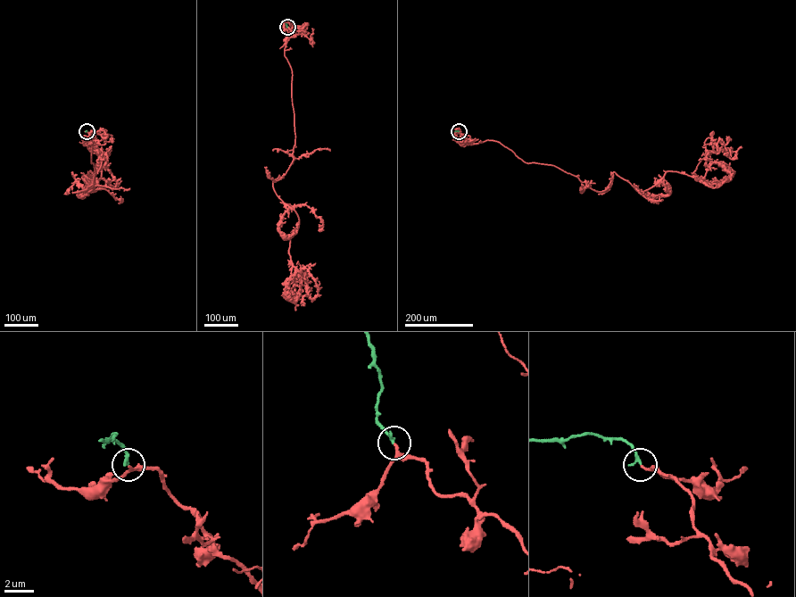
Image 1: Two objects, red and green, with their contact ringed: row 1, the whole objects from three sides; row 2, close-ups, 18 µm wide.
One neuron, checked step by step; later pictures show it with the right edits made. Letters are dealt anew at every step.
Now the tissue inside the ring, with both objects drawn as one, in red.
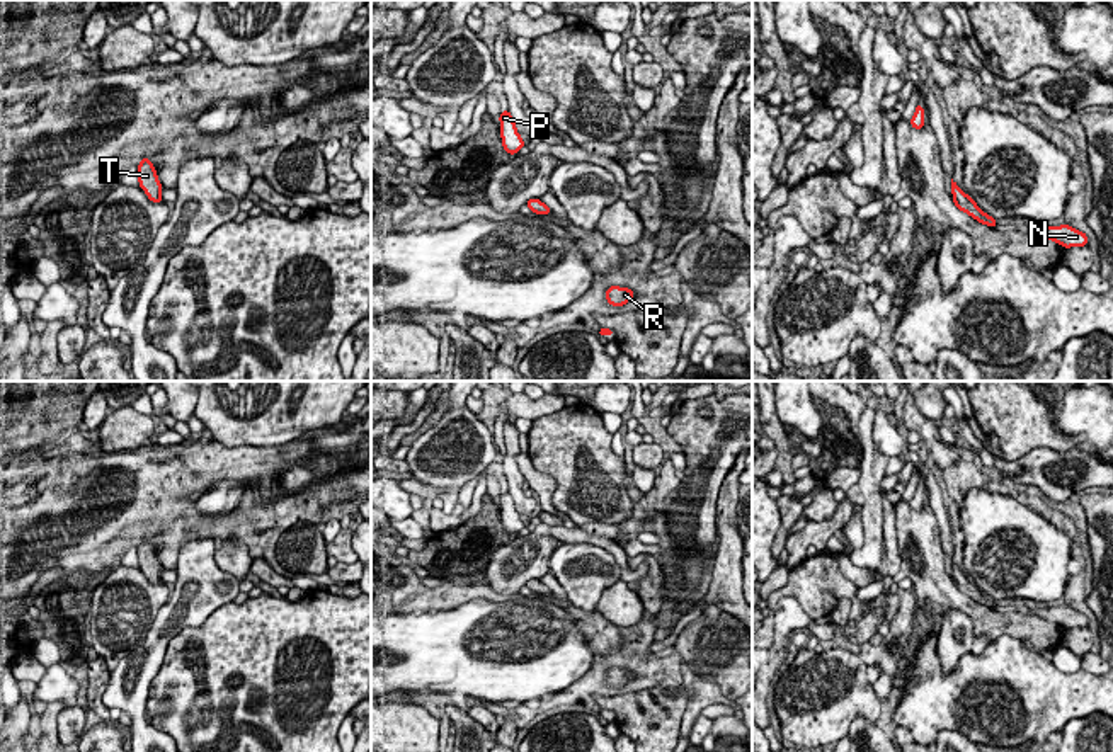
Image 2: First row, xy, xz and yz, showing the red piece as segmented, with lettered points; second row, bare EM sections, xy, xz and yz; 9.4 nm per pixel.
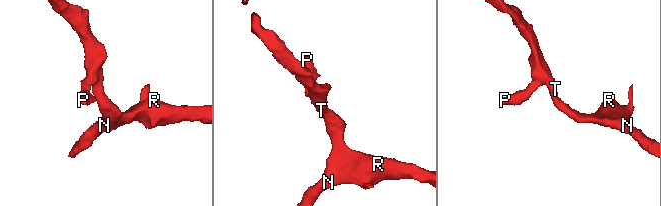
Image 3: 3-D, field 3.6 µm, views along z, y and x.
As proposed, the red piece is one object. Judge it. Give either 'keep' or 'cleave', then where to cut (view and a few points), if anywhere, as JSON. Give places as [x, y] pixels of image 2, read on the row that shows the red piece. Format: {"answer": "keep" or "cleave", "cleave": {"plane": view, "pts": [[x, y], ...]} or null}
{"answer": "keep", "cleave": null}

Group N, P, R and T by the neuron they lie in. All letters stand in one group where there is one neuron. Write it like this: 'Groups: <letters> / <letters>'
Groups: N P R T

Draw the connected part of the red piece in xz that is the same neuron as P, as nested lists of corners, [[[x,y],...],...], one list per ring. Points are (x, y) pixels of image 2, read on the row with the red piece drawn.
[[[502,111],[499,121],[500,121],[502,146],[505,153],[517,155],[519,150],[526,146],[526,141],[521,140],[521,134],[516,129],[514,117],[511,116],[509,111]]]

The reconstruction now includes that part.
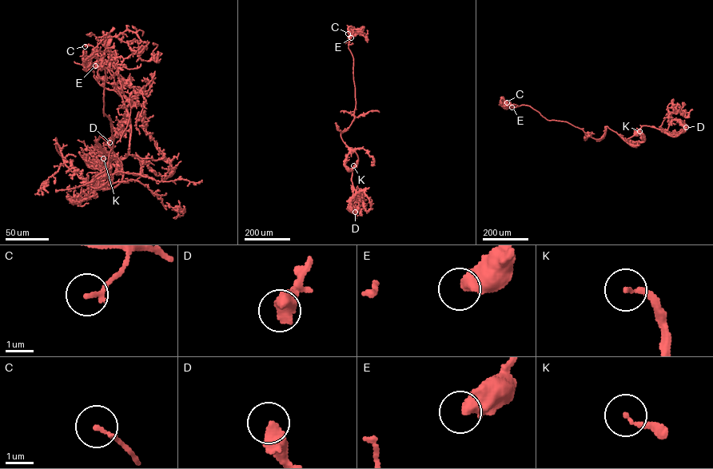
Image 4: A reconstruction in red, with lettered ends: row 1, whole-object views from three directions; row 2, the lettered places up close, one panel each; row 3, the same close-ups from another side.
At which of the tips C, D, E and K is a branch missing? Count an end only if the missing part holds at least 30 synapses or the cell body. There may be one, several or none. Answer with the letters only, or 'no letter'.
no letter

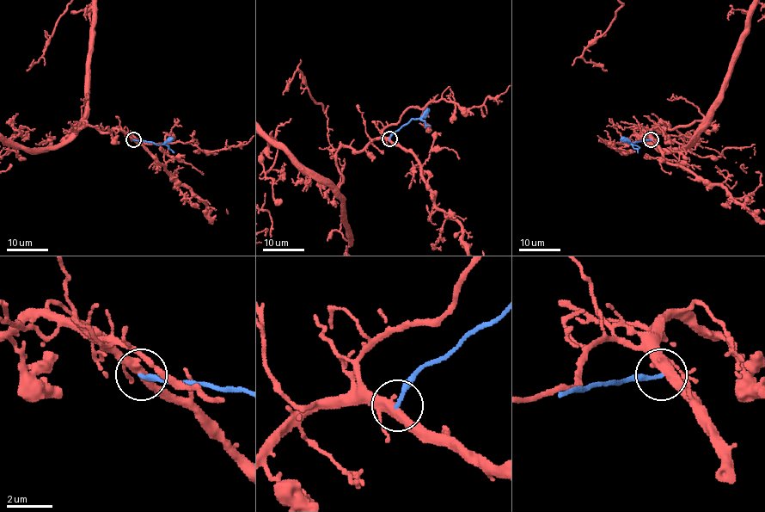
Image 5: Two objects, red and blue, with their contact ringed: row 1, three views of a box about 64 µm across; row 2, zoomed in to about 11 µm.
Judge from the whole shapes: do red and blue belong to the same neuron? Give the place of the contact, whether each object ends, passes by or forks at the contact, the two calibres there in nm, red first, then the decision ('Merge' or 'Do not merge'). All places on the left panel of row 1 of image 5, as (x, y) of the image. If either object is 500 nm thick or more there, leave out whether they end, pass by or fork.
Place: (133, 139). At the ring red forks. At the ring blue ends. Thickness 340 nm (red) against 180 nm. Do not merge

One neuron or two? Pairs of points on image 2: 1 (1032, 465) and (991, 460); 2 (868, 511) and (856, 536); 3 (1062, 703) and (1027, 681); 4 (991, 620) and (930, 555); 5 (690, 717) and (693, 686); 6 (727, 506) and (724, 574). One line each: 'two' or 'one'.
1: one
2: two
3: one
4: one
5: one
6: one

